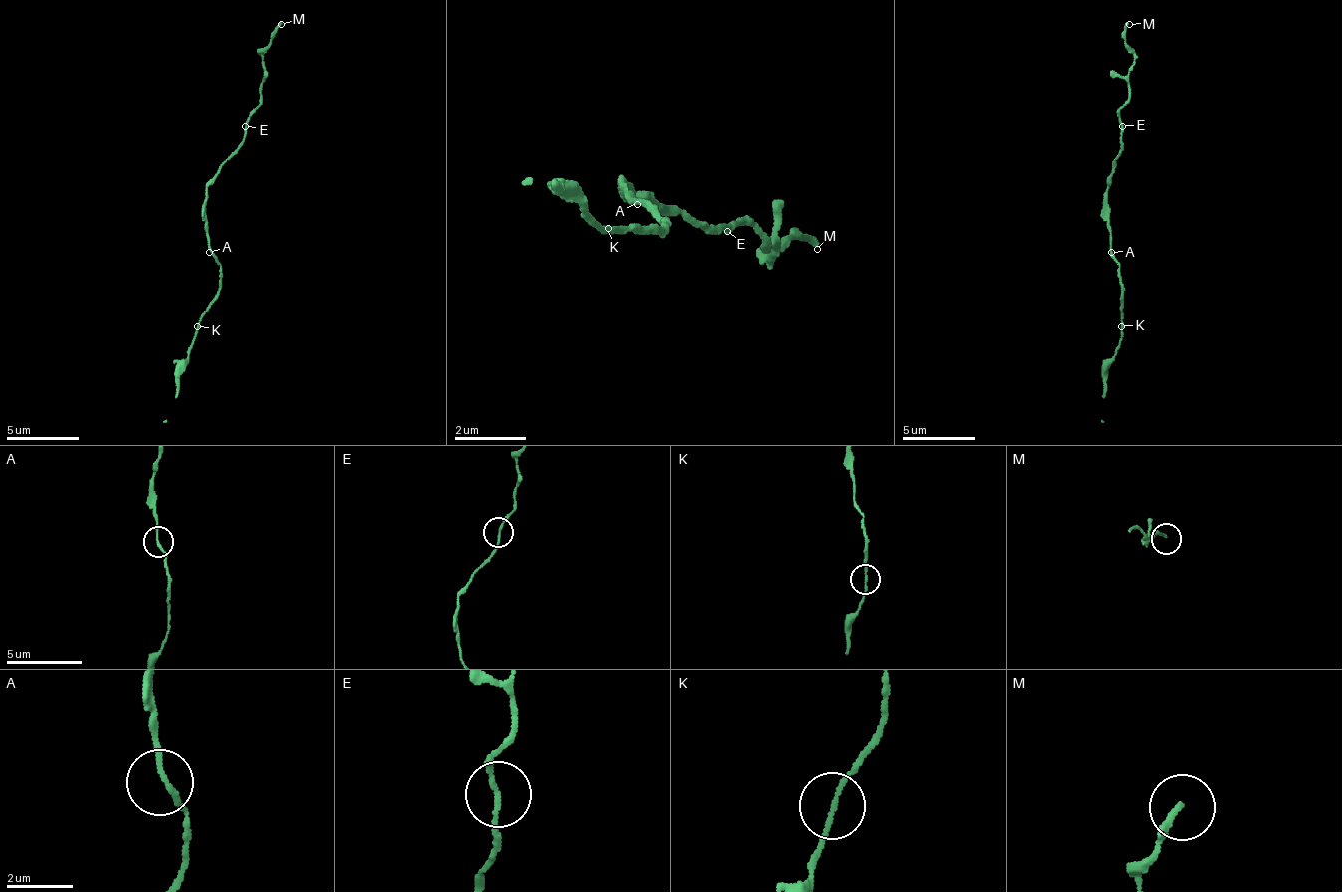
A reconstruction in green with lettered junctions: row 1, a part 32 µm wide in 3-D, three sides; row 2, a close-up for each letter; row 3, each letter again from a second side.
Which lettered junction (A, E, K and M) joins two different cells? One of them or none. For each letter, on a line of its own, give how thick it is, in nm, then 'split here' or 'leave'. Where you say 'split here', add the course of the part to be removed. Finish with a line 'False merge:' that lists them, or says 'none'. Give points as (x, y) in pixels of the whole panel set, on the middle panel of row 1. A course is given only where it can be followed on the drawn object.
A: 150 nm | leave
E: 140 nm | leave
K: 140 nm | leave
M: 180 nm | leave
False merge: none

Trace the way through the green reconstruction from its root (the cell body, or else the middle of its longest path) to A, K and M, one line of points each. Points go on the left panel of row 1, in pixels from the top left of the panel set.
A: (205, 220), (209, 252)
K: (205, 220), (209, 252), (220, 267), (220, 296), (198, 325)
M: (205, 220), (205, 183), (245, 136), (245, 122), (260, 104), (263, 50), (270, 42), (270, 35), (281, 24)

